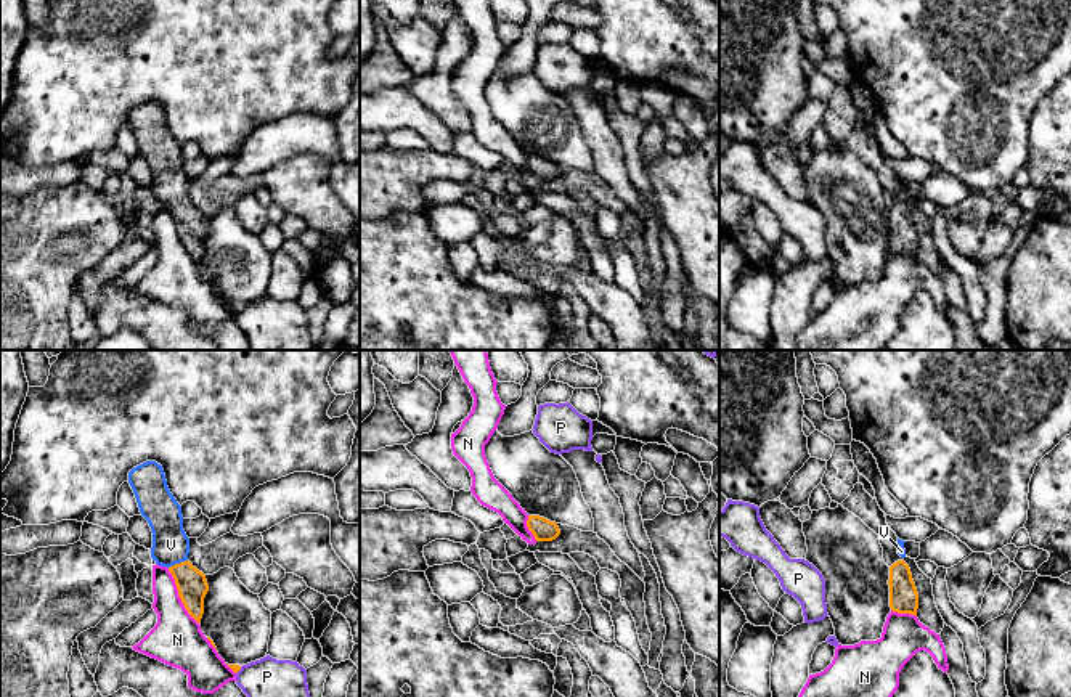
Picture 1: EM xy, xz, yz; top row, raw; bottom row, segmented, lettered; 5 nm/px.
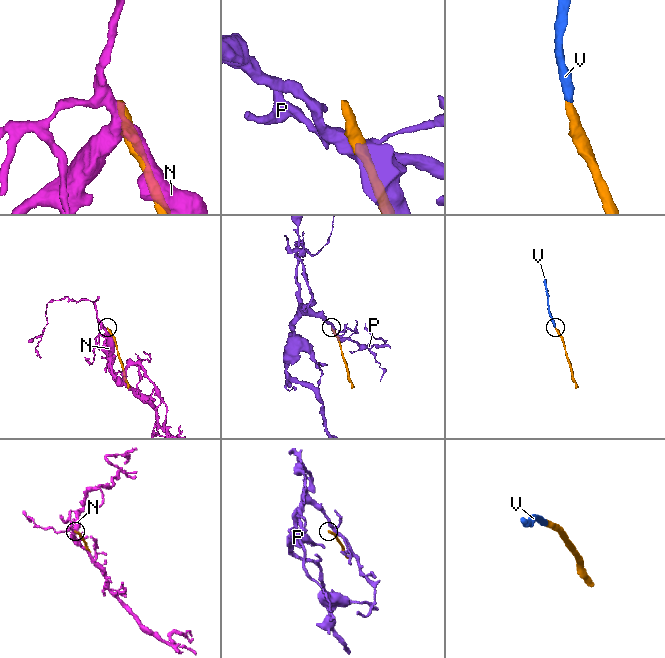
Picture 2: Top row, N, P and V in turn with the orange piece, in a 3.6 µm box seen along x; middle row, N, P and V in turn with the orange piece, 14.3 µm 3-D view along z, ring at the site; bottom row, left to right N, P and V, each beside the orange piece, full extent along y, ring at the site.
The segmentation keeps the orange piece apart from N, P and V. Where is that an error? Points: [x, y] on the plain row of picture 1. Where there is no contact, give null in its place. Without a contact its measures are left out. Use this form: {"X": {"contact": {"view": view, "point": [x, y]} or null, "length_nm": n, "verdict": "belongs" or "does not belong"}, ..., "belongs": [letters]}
{"N": {"contact": {"view": "xy", "point": [179, 235]}, "length_nm": 320, "verdict": "does not belong"}, "P": {"contact": {"view": "xy", "point": [240, 309]}, "length_nm": 50, "verdict": "does not belong"}, "V": {"contact": {"view": "xy", "point": [177, 204]}, "length_nm": 110, "verdict": "belongs"}, "belongs": ["V"]}

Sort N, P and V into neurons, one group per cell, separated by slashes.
N / P / V

